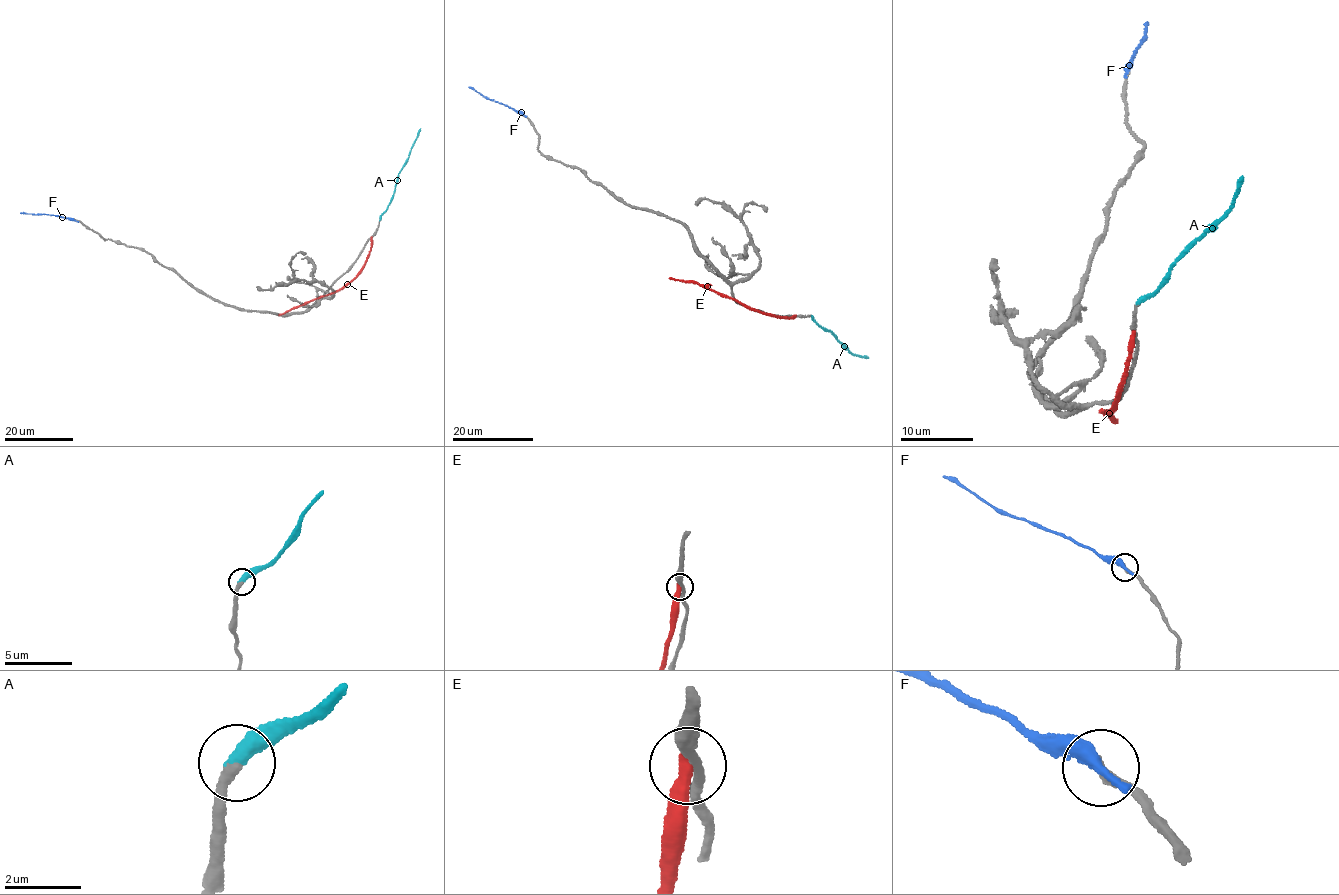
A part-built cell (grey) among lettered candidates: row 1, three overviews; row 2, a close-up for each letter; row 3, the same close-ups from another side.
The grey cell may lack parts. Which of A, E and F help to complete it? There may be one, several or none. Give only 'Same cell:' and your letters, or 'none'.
Same cell: A

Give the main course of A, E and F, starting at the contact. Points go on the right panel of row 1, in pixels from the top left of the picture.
A: (1138, 302), (1158, 288), (1180, 253), (1229, 208), (1242, 176)
E: (1134, 333), (1119, 398), (1108, 414), (1113, 416), (1116, 421)
F: (1126, 71), (1131, 67), (1136, 50), (1147, 37), (1147, 22)

